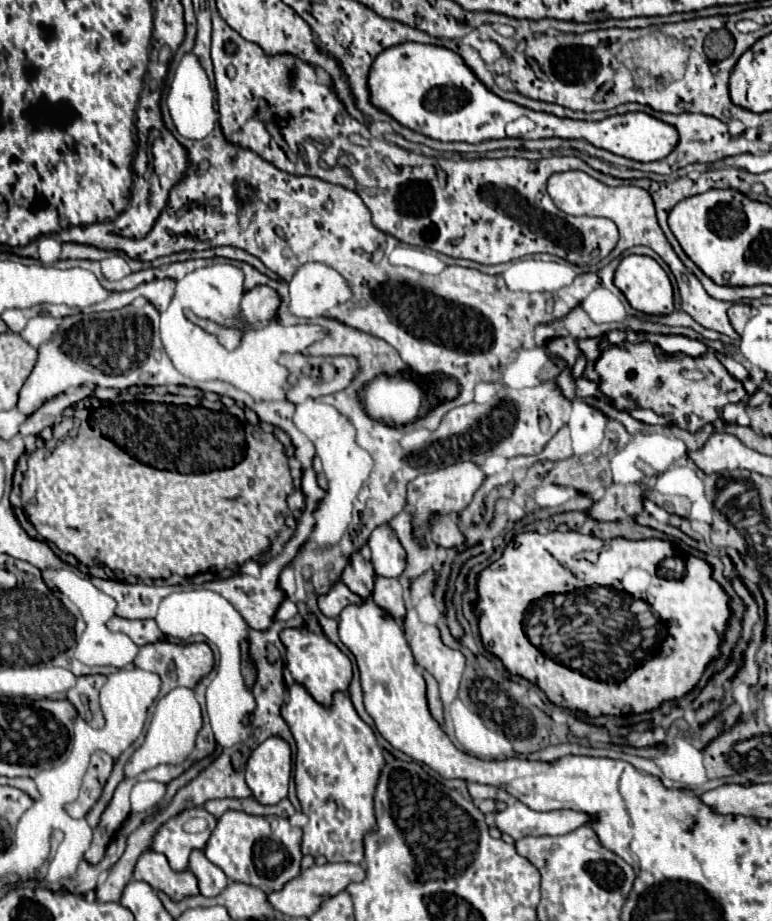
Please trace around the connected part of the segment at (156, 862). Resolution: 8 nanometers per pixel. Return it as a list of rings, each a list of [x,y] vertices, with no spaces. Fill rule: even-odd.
[[[148,850],[140,856],[134,868],[134,878],[150,884],[154,890],[162,890],[174,902],[200,894],[198,880],[194,880],[192,872],[174,872],[166,856],[154,850]]]

